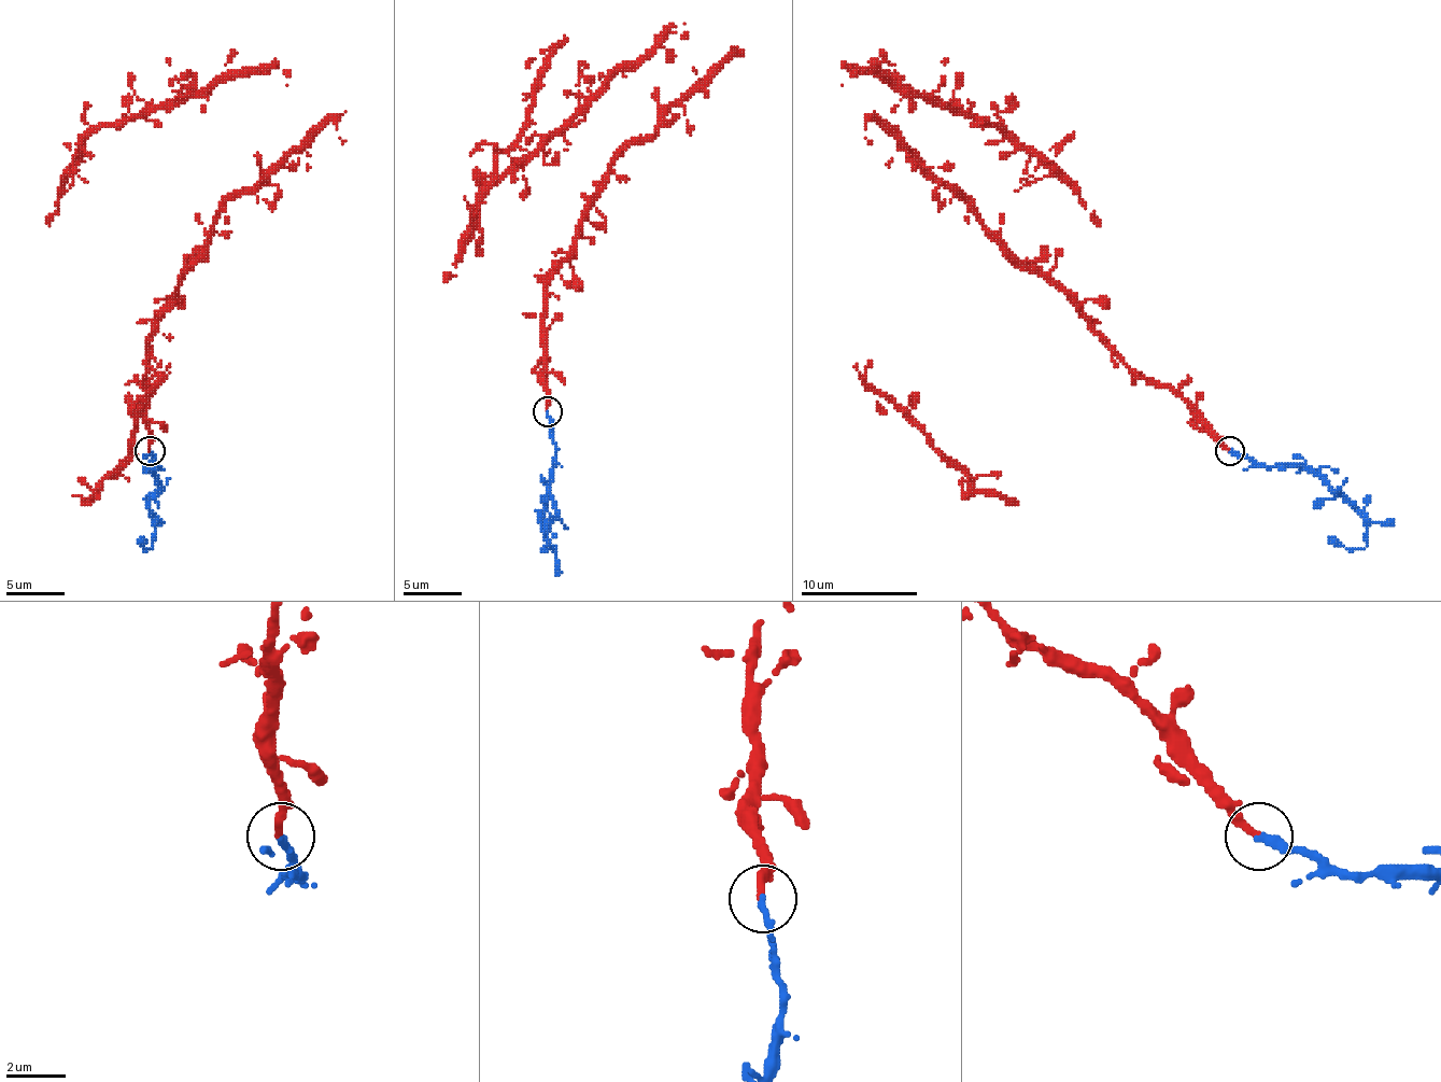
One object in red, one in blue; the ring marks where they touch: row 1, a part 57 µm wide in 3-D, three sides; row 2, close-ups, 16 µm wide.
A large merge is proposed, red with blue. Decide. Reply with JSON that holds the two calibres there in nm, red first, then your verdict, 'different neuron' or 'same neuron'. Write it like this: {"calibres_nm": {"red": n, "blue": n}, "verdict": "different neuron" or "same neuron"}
{"calibres_nm": {"red": 300, "blue": 280}, "verdict": "same neuron"}

